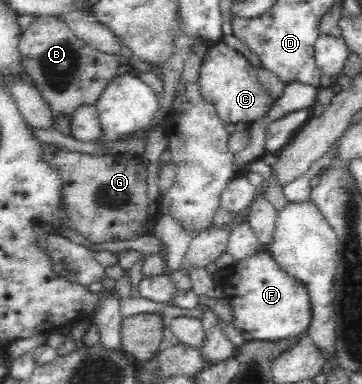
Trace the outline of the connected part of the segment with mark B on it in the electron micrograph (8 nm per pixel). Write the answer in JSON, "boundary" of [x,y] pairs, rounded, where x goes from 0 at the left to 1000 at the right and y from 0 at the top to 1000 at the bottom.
{"boundary":[[[102,42],[77,70],[52,94],[50,133],[66,182],[99,219],[144,307],[196,302],[229,271],[262,273],[296,219],[323,198],[323,154],[246,122],[157,42]]]}

